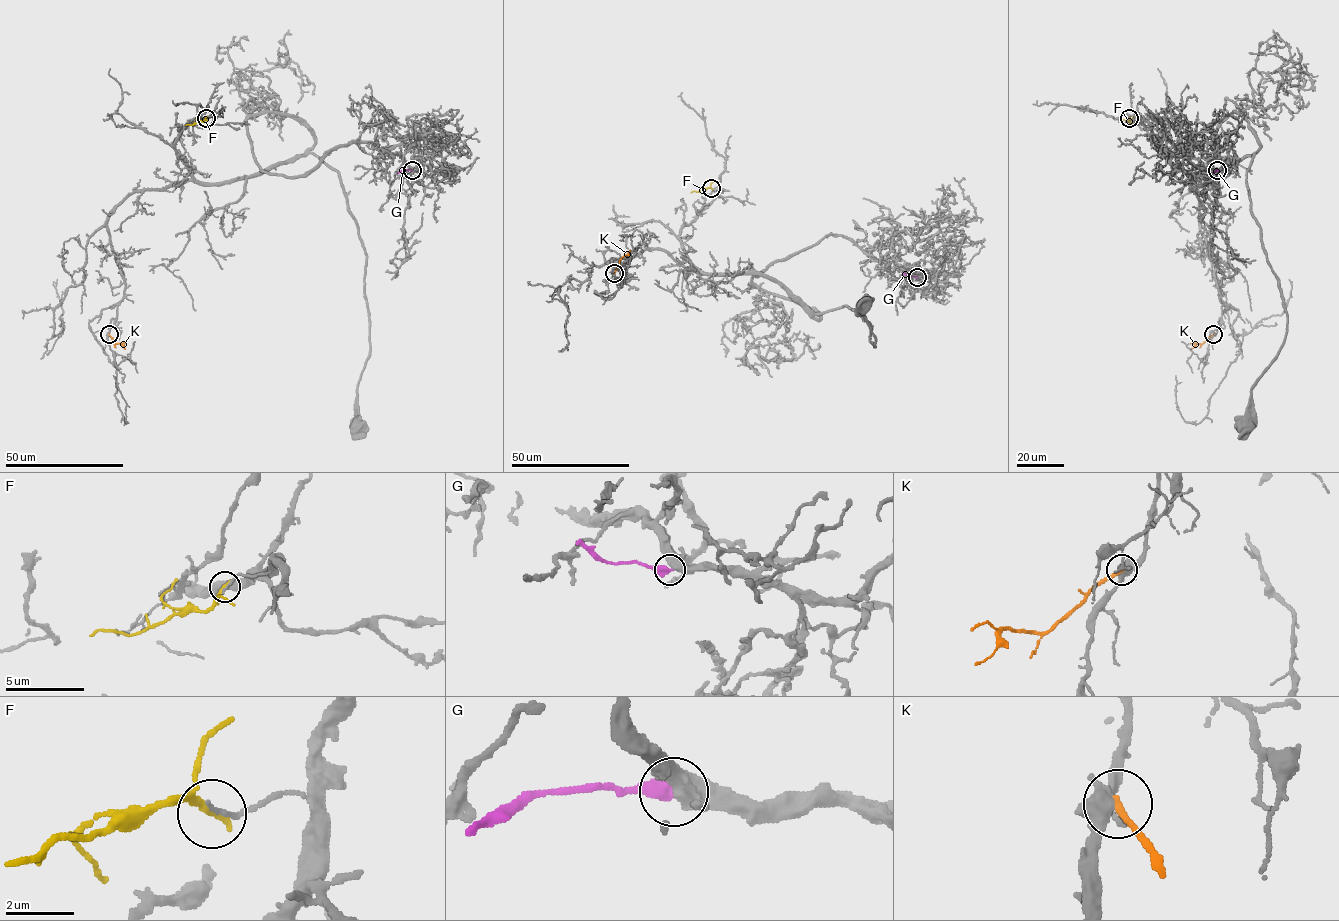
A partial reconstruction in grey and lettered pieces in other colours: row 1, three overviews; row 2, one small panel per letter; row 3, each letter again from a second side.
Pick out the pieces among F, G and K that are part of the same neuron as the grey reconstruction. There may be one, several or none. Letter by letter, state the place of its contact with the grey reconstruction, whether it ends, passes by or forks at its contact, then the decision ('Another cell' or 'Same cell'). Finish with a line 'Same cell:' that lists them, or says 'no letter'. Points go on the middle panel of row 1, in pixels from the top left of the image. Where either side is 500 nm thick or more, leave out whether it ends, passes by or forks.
F: Touches grey at (711, 188). It ends there. Another cell
G: Touches grey at (917, 277). It ends there. Another cell
K: Touches grey at (614, 273). It ends there. Another cell
Same cell: no letter

